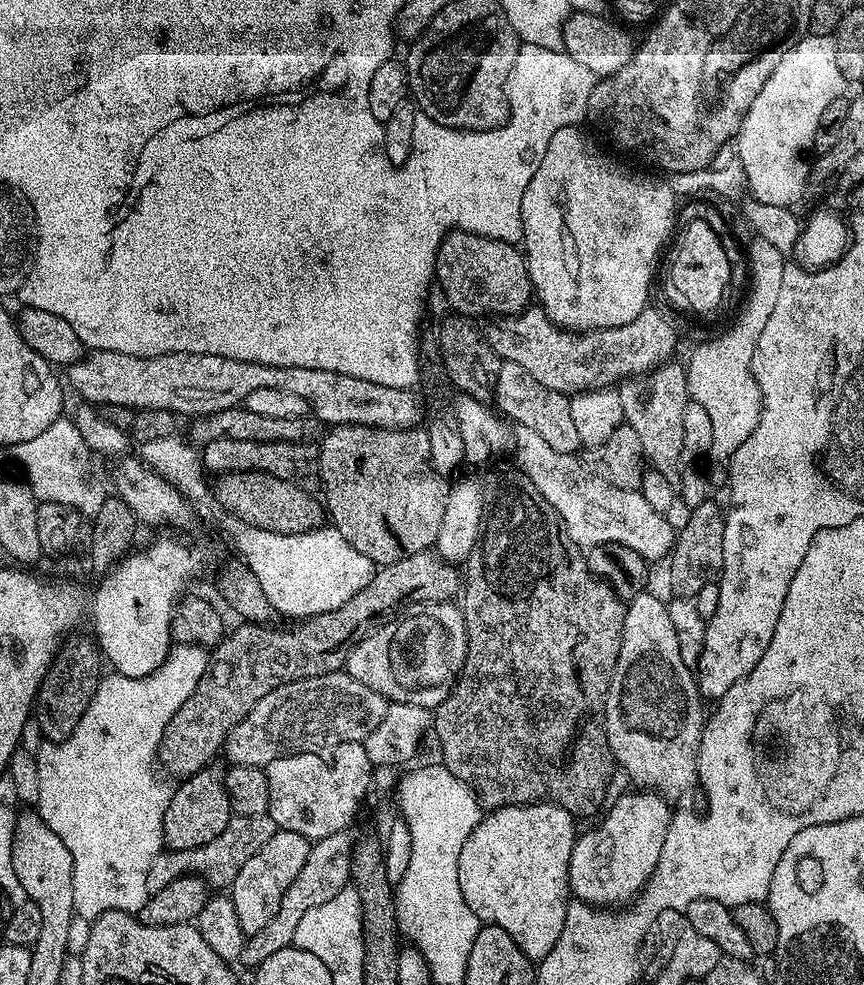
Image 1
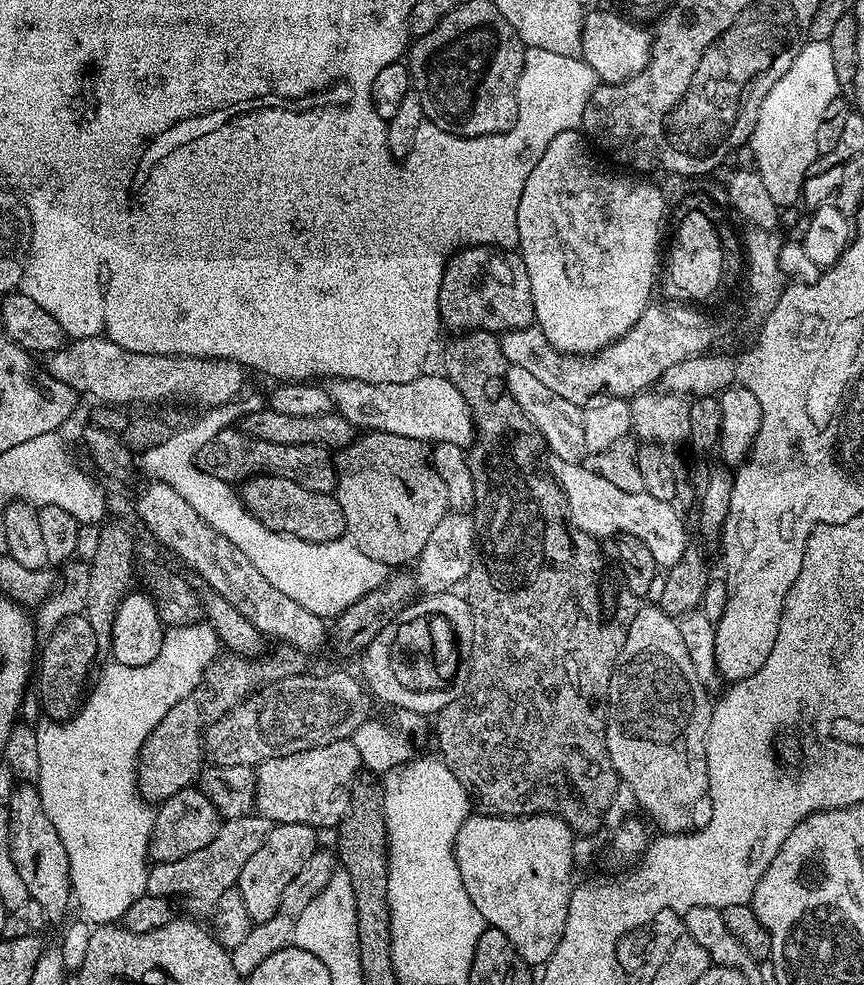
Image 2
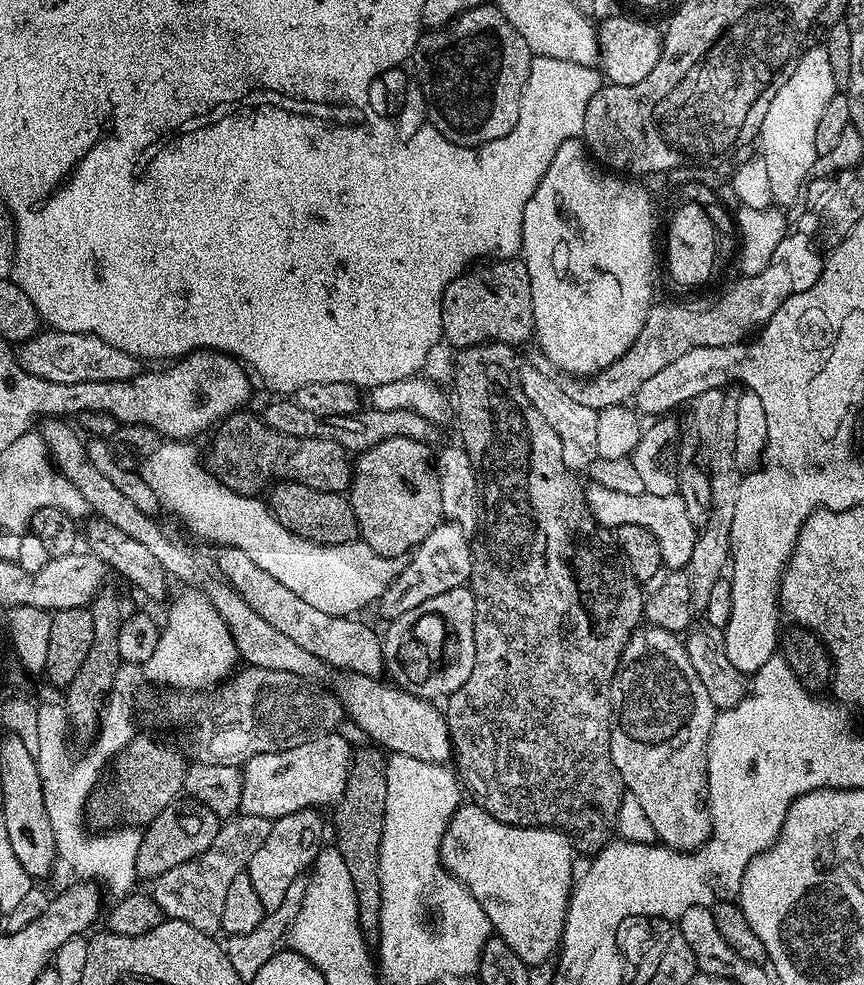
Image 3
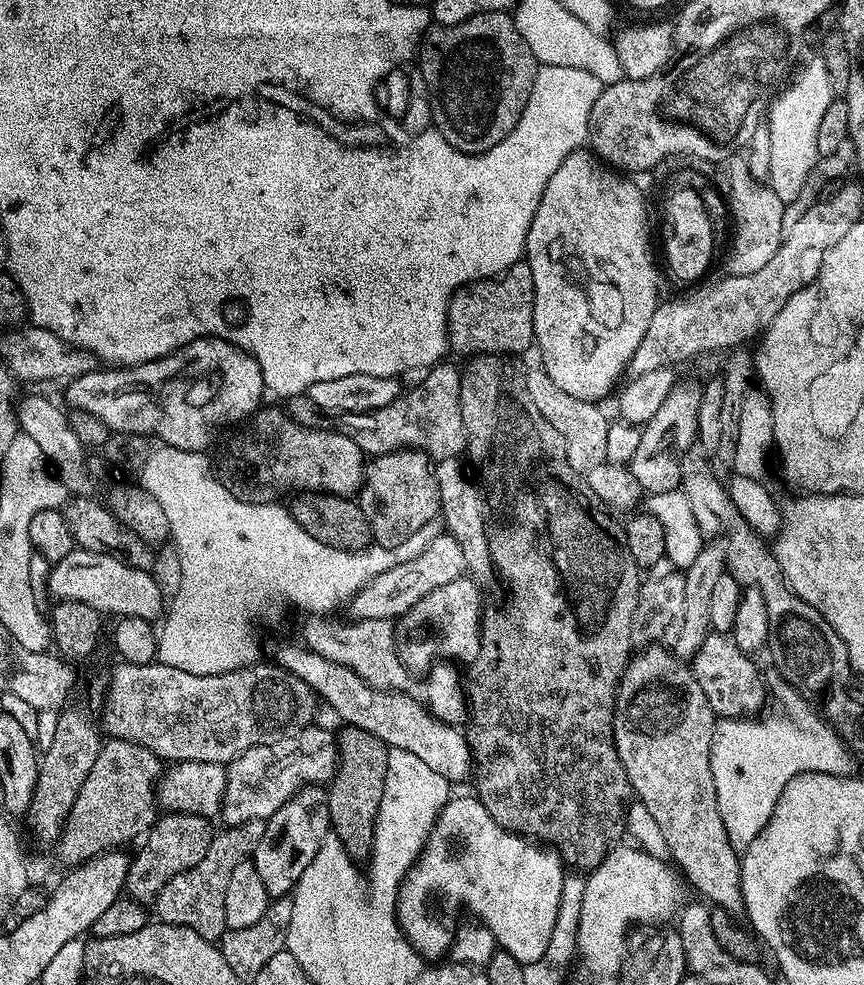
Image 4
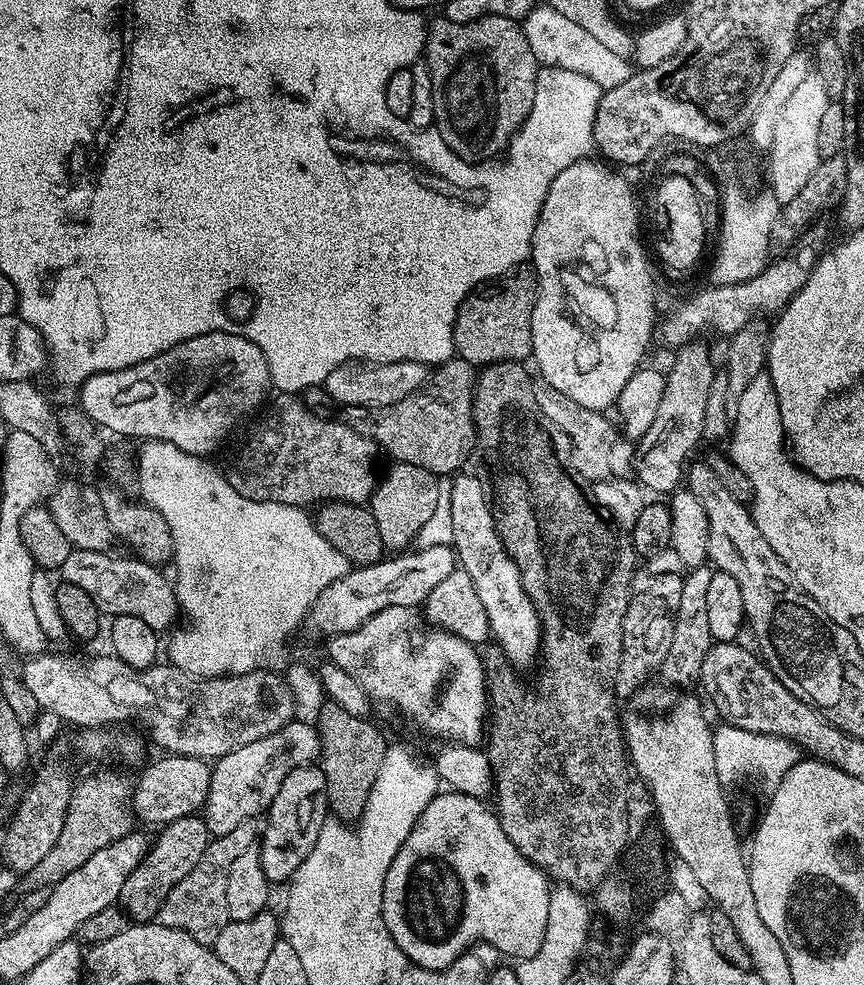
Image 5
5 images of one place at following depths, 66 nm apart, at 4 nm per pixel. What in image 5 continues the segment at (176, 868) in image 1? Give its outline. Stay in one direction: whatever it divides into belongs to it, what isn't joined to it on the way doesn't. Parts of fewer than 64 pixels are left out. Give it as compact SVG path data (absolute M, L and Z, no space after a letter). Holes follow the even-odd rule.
M259 819L242 822L242 826L234 826L230 834L222 834L209 839L202 858L198 858L198 866L182 878L166 894L166 902L162 902L162 910L158 917L158 923L162 926L170 926L190 934L194 942L202 942L211 945L222 934L222 926L228 924L228 907L226 906L226 881L230 878L230 866L234 866L234 858L241 854L253 851L258 837L262 832L262 824Z

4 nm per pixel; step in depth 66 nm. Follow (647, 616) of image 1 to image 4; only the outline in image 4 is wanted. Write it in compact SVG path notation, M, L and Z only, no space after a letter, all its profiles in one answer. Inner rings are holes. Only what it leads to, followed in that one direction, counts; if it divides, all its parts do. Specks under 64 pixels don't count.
M648 646L637 651L620 675L620 685L616 688L616 707L612 710L612 729L618 758L622 758L622 766L635 799L644 803L651 817L658 822L669 846L669 857L682 873L683 879L691 887L693 884L709 905L725 908L731 916L739 917L745 911L742 860L728 840L722 814L718 814L714 774L710 766L712 735L717 719L691 667L667 647Z

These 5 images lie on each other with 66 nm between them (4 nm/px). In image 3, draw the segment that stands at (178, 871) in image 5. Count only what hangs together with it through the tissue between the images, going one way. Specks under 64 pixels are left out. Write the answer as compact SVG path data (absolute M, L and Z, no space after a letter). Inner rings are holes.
M184 798L166 806L166 810L162 810L162 814L158 814L158 818L154 818L143 829L138 846L137 877L141 881L151 882L166 874L166 870L202 854L202 850L206 850L206 846L218 838L221 823L214 810Z

